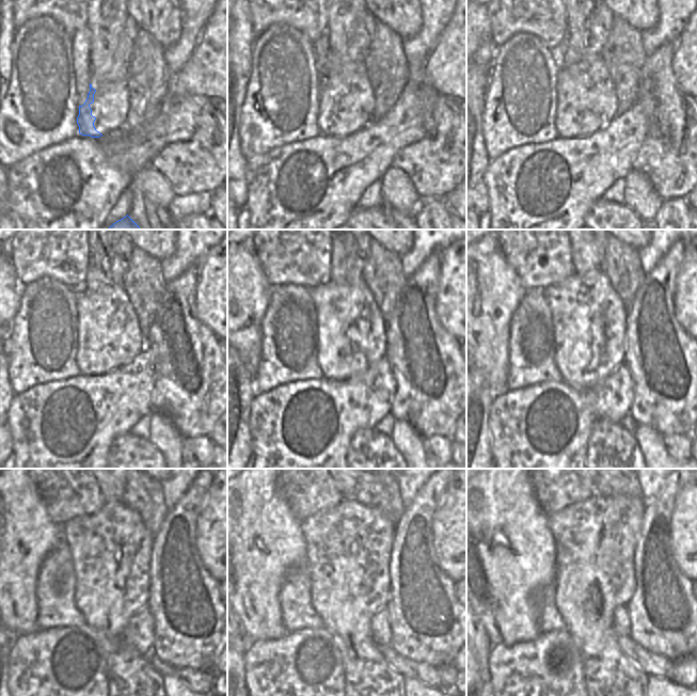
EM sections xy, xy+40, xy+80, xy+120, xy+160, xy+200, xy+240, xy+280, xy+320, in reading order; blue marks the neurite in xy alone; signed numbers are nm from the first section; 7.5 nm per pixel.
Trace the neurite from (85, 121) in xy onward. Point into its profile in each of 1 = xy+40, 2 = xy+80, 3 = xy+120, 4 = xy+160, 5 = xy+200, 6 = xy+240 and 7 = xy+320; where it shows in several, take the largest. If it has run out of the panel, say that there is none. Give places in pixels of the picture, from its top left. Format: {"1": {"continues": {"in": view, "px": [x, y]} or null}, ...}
{"1": {"continues": {"in": "xy+40", "px": [326, 120]}}, "2": {"continues": {"in": "xy+80", "px": [564, 117]}}, "3": {"continues": {"in": "xy+120", "px": [85, 305]}}, "4": {"continues": {"in": "xy+160", "px": [323, 303]}}, "5": {"continues": {"in": "xy+200", "px": [559, 302]}}, "6": {"continues": {"in": "xy+240", "px": [109, 620]}}, "7": {"continues": {"in": "xy+320", "px": [615, 685]}}}

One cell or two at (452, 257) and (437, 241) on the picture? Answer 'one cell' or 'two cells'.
two cells

